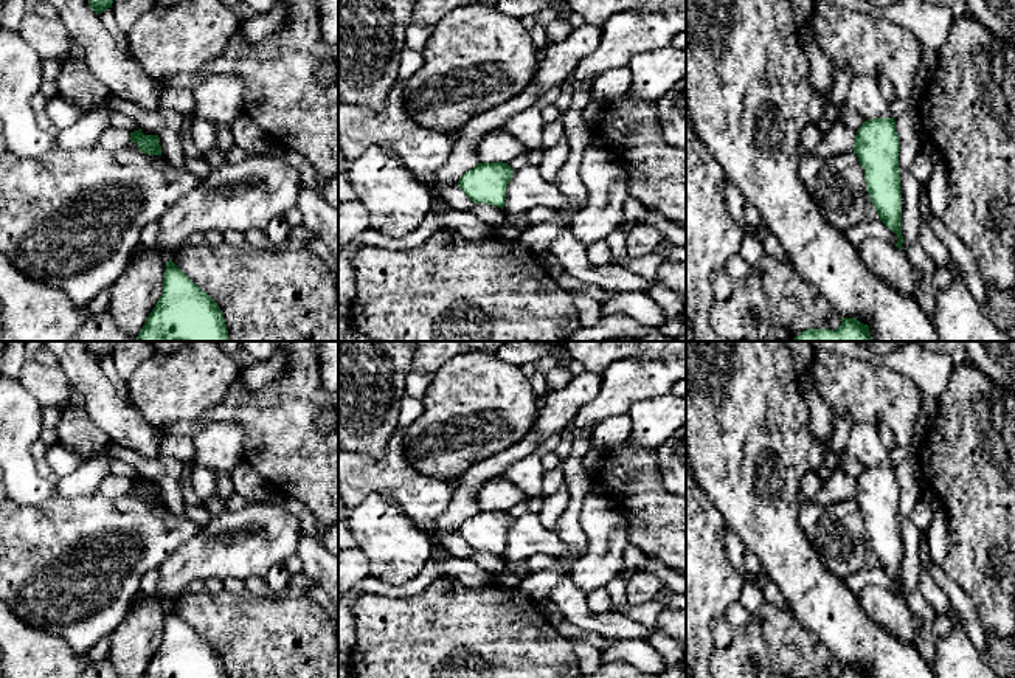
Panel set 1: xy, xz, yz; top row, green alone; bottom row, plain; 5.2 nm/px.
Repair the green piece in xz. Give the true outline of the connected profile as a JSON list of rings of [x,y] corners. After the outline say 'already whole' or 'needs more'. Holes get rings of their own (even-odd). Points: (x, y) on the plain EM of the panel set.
[[[484,509],[462,521],[458,534],[473,551],[503,555],[506,548],[506,534],[509,532],[512,521],[514,517],[508,510]]]; already whole

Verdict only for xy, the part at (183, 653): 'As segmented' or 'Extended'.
As segmented

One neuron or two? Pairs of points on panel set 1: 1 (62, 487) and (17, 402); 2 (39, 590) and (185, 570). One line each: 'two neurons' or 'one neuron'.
1: two neurons
2: two neurons

